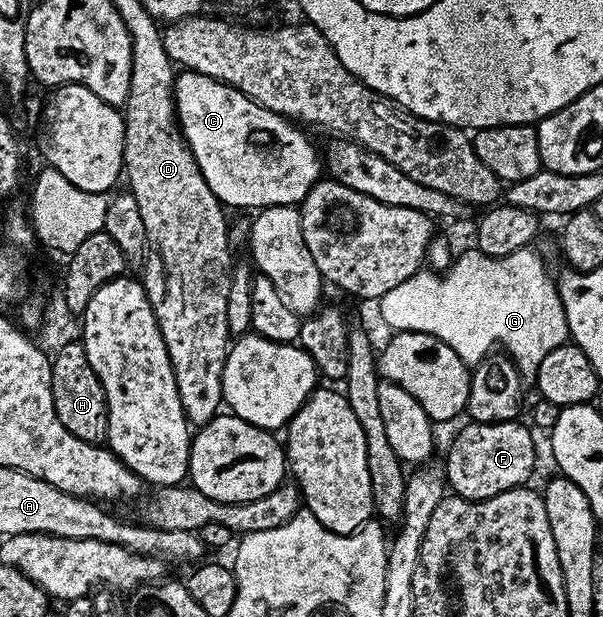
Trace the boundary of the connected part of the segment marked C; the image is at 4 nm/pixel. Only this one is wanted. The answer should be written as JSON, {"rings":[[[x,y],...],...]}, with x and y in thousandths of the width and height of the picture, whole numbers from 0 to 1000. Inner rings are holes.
{"rings":[[[299,115],[290,125],[287,154],[294,164],[294,188],[300,196],[307,225],[323,248],[323,261],[330,266],[340,295],[347,295],[347,308],[353,308],[365,331],[378,339],[416,337],[415,340],[468,331],[501,332],[502,323],[532,285],[531,254],[529,259],[522,254],[522,240],[509,229],[501,206],[491,204],[478,190],[434,175],[405,149],[381,143],[376,136],[332,117]]]}

